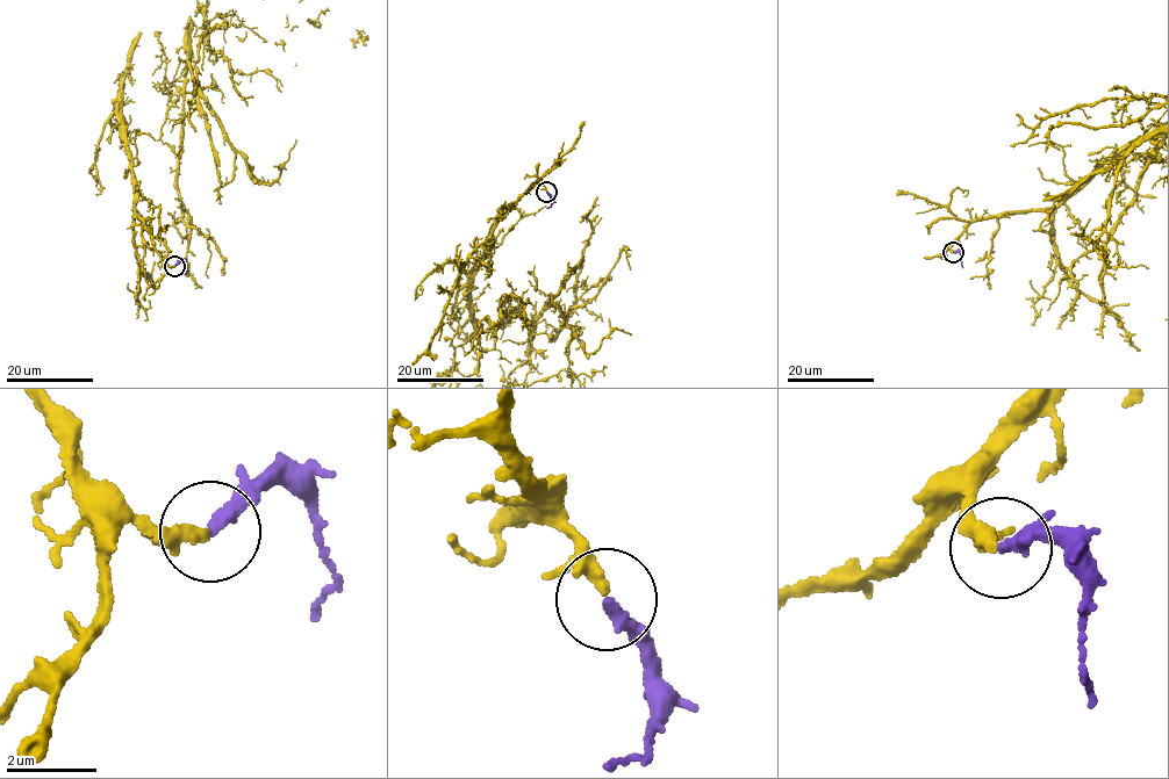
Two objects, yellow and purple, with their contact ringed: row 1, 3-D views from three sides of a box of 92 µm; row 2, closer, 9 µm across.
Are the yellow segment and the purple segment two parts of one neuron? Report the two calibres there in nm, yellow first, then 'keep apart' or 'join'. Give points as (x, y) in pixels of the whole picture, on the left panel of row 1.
240 nm thick on the yellow side, 300 nm on the other; join

